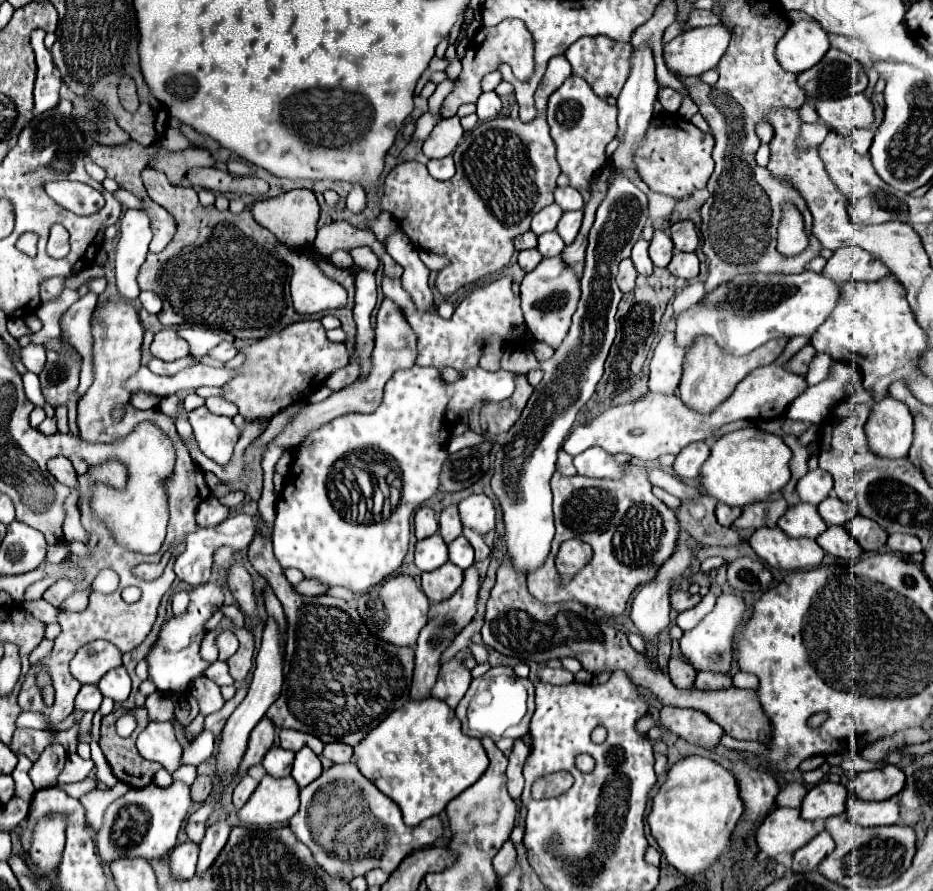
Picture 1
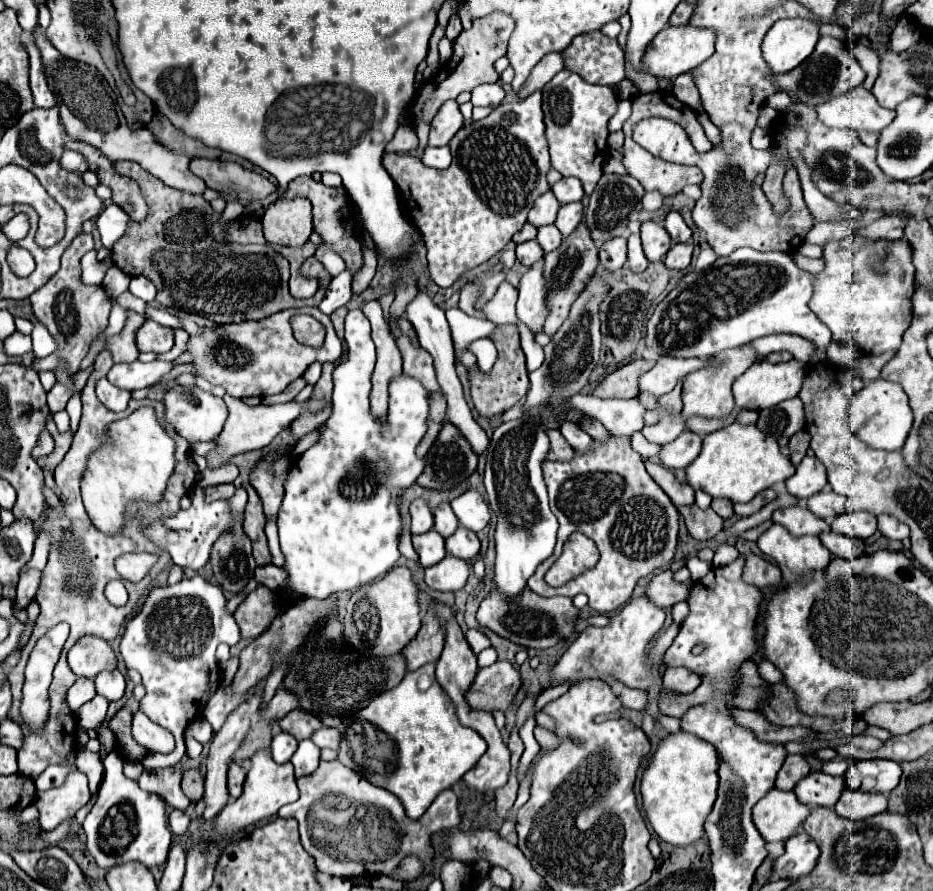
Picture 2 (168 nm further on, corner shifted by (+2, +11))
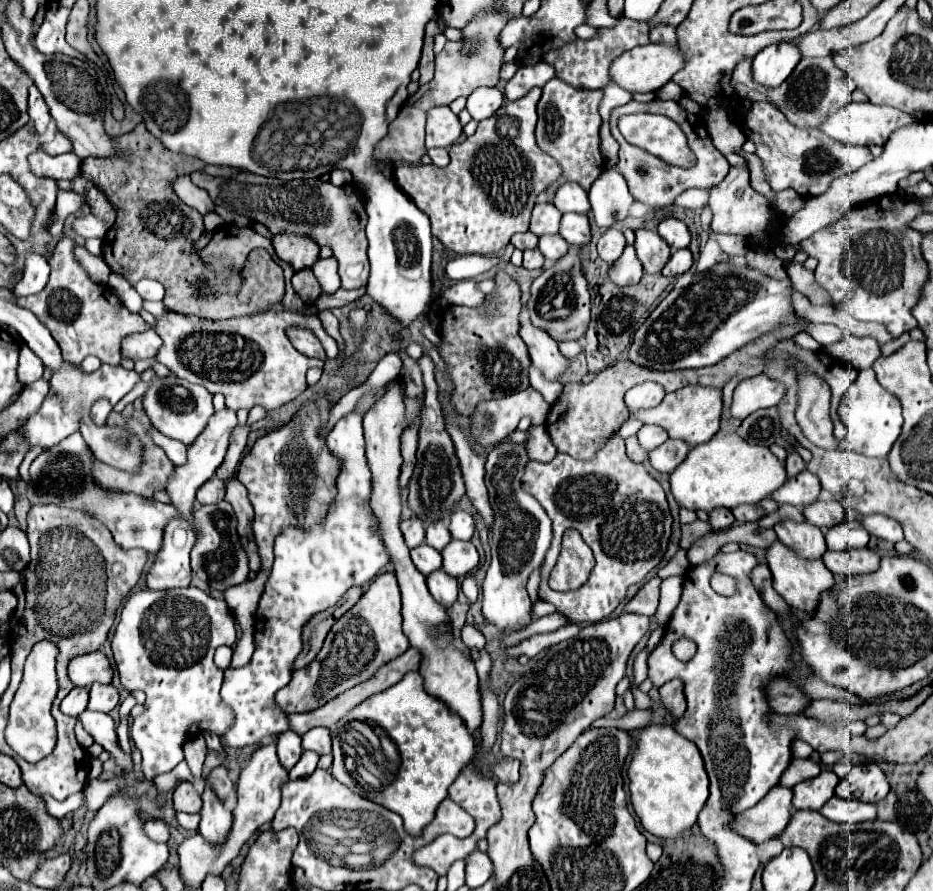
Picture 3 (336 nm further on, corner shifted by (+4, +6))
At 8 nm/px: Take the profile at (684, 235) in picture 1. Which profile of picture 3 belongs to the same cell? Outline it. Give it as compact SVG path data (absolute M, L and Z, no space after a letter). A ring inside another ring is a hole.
M664 219L660 225L658 225L658 233L660 237L670 245L670 249L684 249L690 245L690 231L686 227L684 221L680 219Z

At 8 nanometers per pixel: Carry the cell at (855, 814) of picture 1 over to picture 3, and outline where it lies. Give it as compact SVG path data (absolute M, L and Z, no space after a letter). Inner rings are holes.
M832 797L820 813L836 823L864 823L876 819L876 805L874 803L864 803L856 799L842 799L842 797Z

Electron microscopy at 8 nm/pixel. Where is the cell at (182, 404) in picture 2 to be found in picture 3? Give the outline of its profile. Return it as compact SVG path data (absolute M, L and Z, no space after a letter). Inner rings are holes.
M176 375L170 377L154 377L152 387L144 395L144 411L148 413L150 421L154 427L176 441L182 441L184 445L192 445L196 437L206 429L210 417L214 415L214 405L212 405L212 393L208 393L204 387L188 383Z

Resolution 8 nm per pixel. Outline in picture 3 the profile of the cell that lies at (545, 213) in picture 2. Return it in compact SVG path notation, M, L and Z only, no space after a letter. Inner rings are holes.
M538 203L532 211L532 221L530 221L530 231L534 235L554 235L558 233L562 213L552 205L552 203Z

